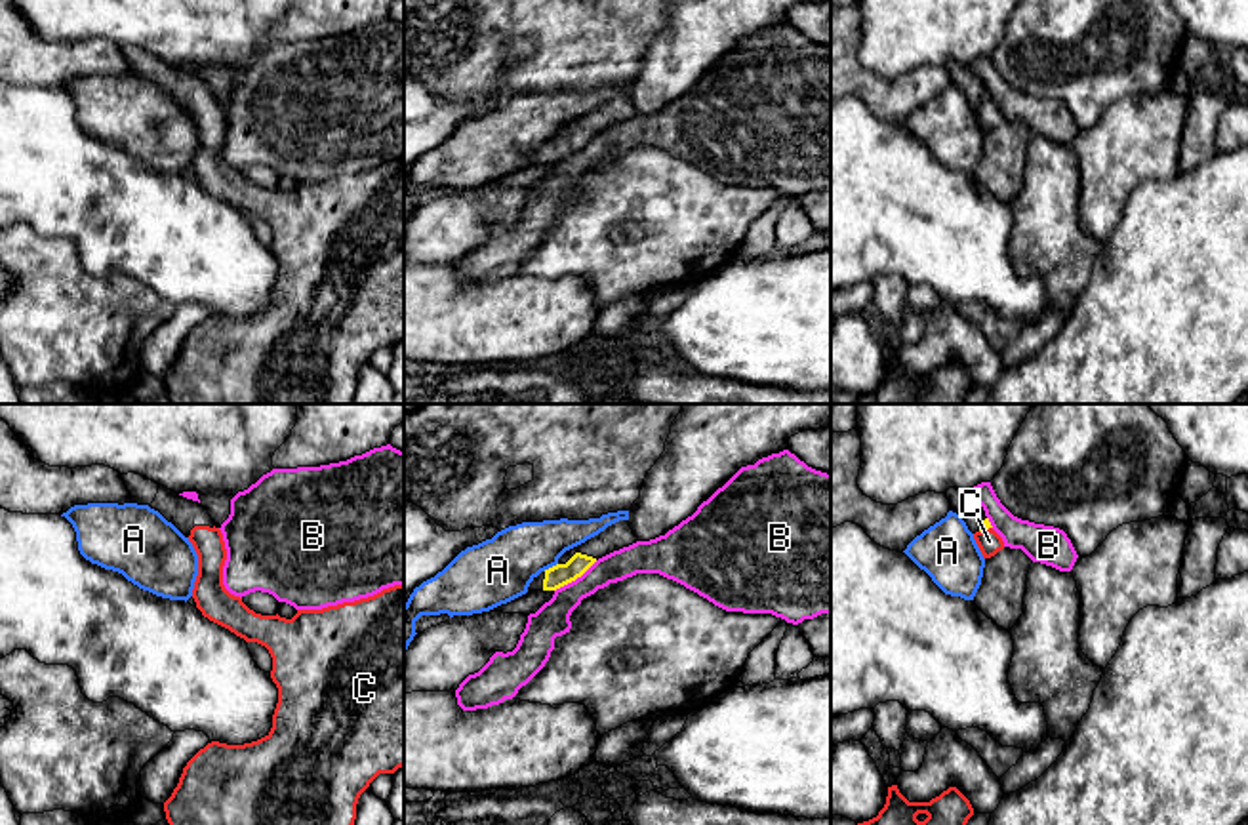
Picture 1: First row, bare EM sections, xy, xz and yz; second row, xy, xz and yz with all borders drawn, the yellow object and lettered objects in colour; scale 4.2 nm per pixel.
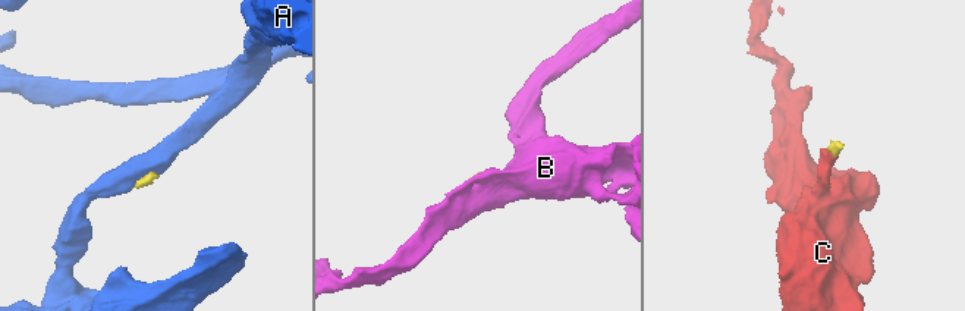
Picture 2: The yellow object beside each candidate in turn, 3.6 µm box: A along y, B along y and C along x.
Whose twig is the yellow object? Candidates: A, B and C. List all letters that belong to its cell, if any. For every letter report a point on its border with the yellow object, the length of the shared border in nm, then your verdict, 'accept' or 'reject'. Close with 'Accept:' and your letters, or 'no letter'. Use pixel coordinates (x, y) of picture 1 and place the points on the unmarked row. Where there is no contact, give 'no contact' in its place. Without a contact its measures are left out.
A: xz (549, 141) | 70 nm | reject
B: xz (576, 151) | 220 nm | reject
C: yz (986, 101) | 60 nm | accept
Accept: C

